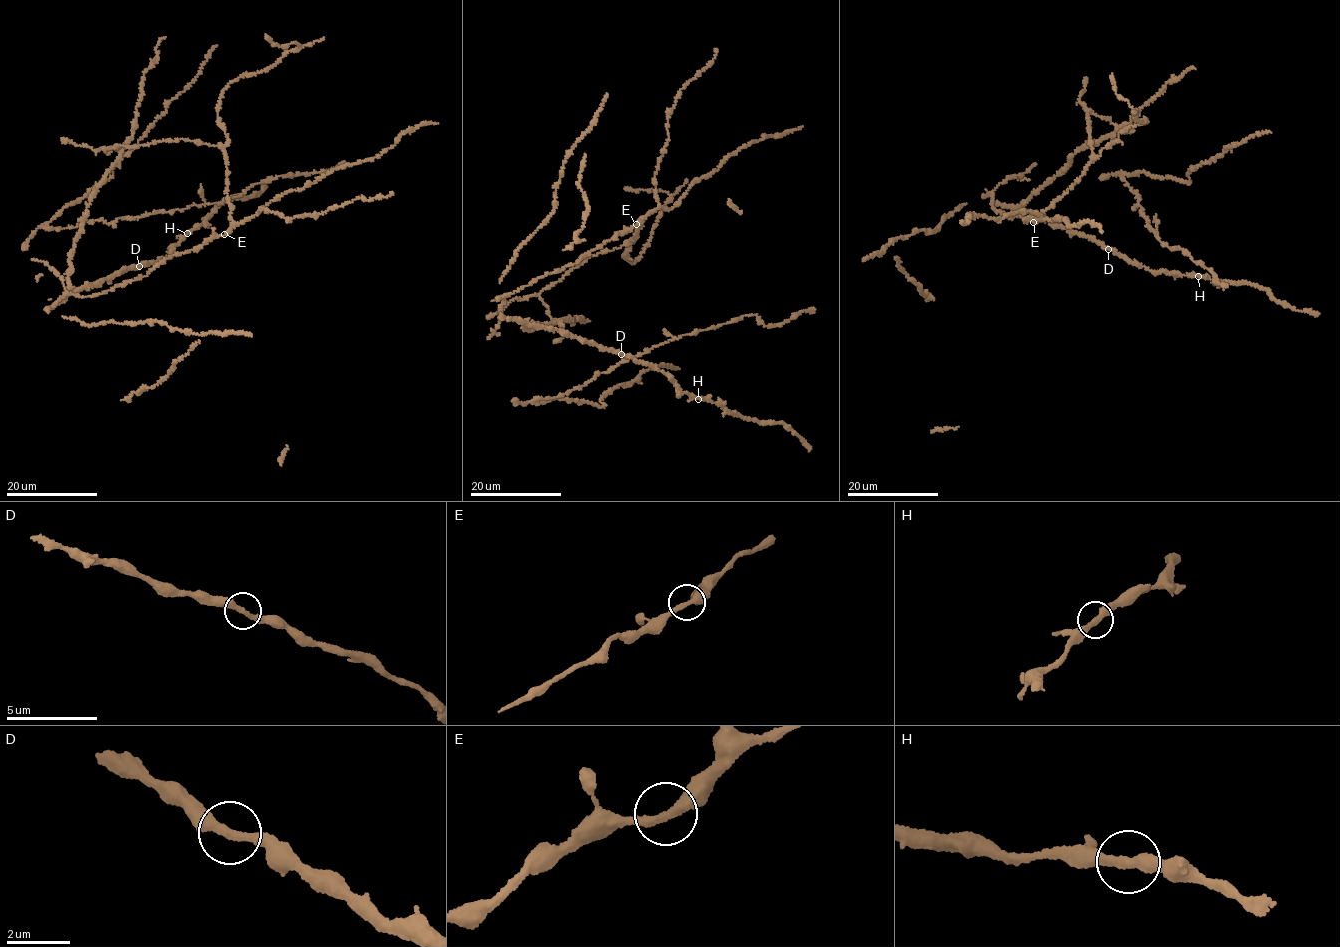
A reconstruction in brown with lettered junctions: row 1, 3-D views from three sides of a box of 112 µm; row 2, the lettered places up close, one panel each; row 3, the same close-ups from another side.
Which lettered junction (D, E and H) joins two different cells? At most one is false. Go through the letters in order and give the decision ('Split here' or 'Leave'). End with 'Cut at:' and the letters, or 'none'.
D: Leave
E: Leave
H: Leave
Cut at: none

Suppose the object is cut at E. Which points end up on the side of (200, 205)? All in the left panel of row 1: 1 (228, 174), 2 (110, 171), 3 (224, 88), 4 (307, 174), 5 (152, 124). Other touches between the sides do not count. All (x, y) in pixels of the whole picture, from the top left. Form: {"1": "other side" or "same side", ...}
{"1": "other side", "2": "same side", "3": "other side", "4": "same side", "5": "same side"}

